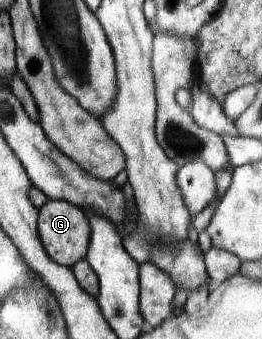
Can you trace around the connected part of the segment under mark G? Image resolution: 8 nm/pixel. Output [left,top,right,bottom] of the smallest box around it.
[38,199,91,268]

